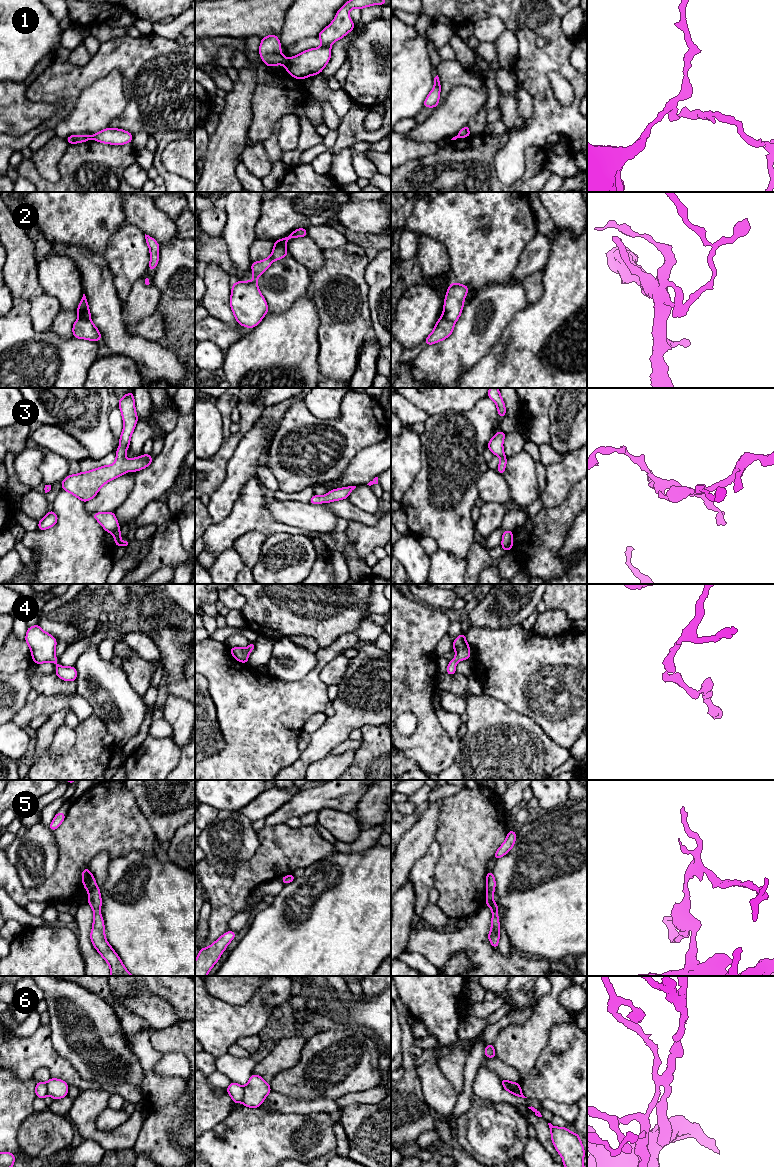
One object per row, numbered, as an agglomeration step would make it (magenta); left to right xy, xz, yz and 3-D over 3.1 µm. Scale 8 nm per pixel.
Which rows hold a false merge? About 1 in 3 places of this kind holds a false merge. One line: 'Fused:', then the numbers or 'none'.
Fused: 1, 6

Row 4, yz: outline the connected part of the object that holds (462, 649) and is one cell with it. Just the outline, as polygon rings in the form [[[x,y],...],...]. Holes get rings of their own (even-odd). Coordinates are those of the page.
[[[461,633],[455,638],[452,649],[456,651],[455,658],[448,662],[446,673],[449,675],[456,674],[456,663],[471,657],[469,644],[466,642],[466,636]]]

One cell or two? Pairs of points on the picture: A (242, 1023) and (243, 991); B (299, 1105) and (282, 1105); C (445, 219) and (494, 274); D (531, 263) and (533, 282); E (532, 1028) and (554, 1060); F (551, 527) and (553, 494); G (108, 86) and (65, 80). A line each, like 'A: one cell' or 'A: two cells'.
A: two cells
B: one cell
C: one cell
D: two cells
E: two cells
F: two cells
G: two cells

